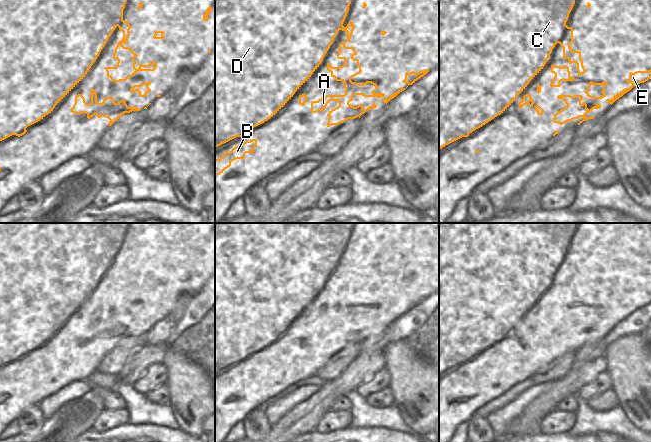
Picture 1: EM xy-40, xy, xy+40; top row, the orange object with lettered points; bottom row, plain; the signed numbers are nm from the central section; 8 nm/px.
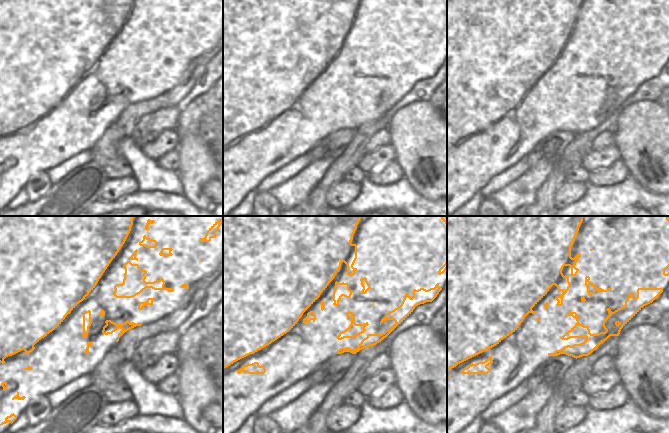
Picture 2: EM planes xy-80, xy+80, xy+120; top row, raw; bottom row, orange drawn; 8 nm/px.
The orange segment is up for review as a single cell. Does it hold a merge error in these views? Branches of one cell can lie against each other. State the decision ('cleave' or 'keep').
keep

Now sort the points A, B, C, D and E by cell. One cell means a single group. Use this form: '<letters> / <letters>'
A B C D E

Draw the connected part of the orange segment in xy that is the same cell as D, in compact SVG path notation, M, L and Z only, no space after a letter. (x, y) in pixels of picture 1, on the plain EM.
M215 223L215 372L236 362L244 361L250 354L273 341L311 301L321 288L339 254L347 256L350 266L355 251L350 245L346 251L343 246L347 240L352 223Z

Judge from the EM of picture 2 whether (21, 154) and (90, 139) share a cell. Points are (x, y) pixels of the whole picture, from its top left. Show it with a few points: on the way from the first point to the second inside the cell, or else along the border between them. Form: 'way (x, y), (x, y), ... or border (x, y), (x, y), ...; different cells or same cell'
way (38, 139), (73, 139); same cell

